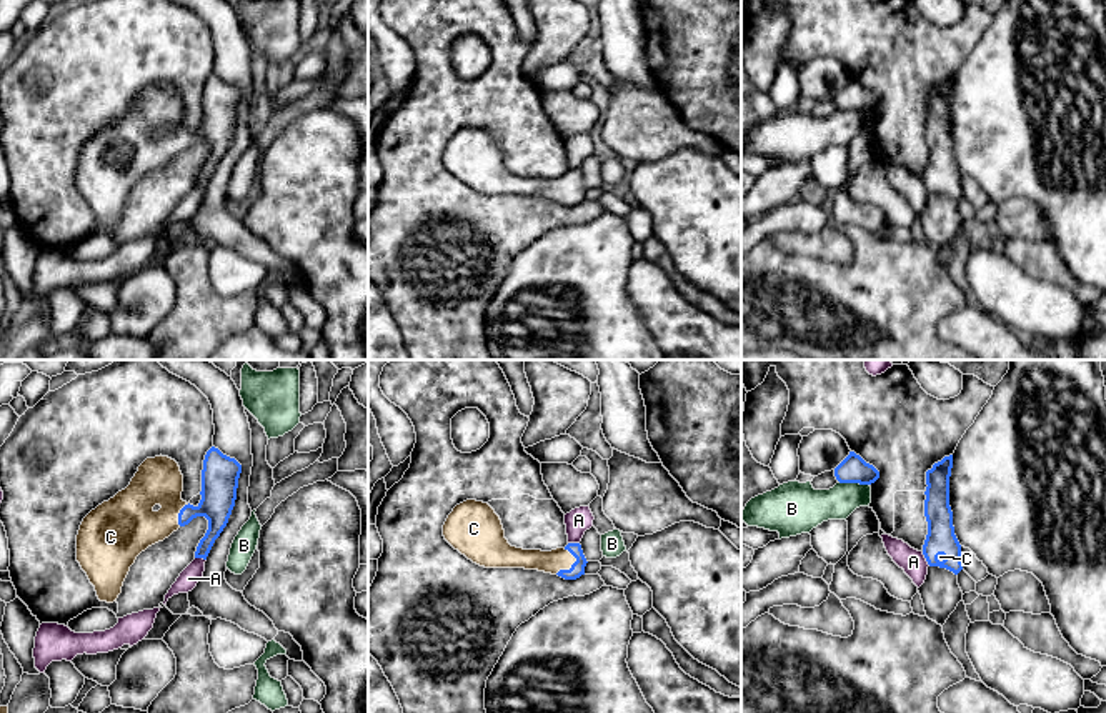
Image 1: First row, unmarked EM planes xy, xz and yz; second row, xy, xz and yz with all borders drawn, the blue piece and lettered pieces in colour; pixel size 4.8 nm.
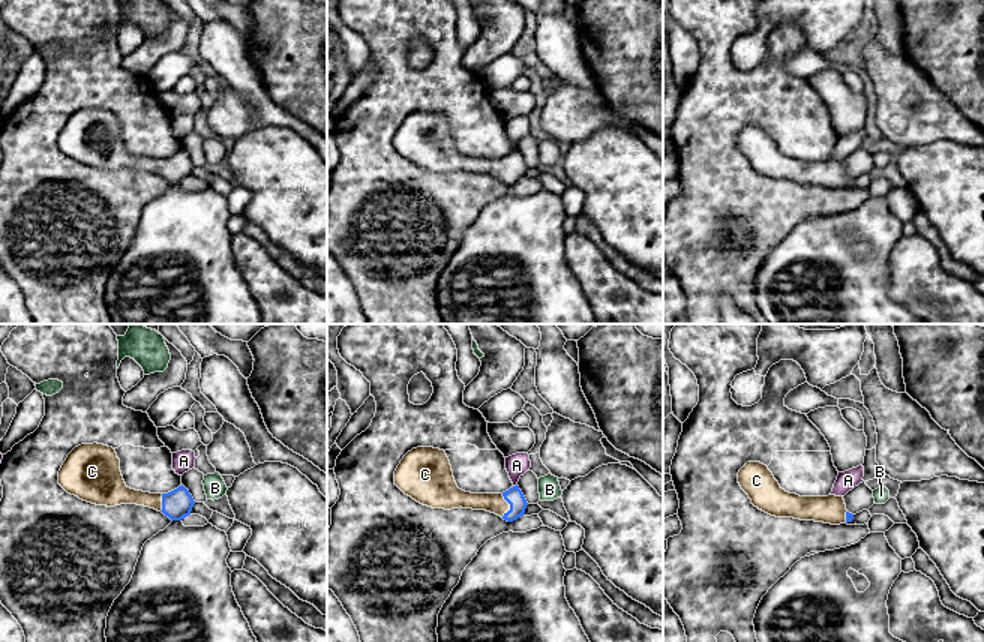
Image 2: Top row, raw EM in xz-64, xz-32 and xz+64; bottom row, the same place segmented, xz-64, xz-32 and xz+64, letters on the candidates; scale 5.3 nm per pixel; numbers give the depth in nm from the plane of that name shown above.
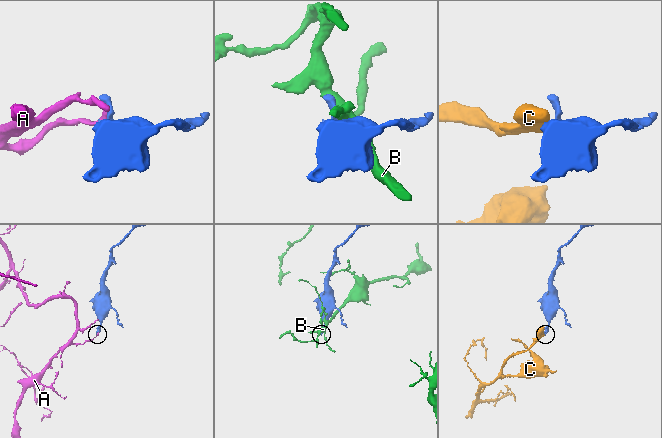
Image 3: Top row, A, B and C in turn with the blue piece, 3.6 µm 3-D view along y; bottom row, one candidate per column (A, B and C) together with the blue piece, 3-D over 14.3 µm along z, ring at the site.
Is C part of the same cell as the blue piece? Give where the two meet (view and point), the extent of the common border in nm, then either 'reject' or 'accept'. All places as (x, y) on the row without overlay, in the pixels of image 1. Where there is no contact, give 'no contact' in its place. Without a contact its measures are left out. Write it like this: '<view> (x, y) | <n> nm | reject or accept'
xz (572, 192) | 140 nm | accept

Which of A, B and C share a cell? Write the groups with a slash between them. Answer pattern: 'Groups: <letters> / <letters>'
Groups: A / B / C

